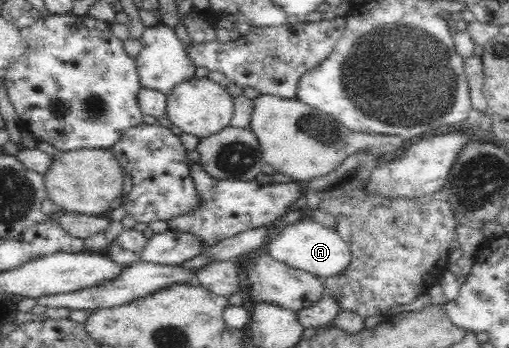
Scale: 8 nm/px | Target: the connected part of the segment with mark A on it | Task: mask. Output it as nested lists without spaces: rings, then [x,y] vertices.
[[[303,217],[285,226],[274,238],[267,241],[268,253],[275,260],[298,270],[305,270],[322,279],[343,274],[351,262],[352,254],[347,241],[343,240],[335,229],[322,226],[311,218]]]

